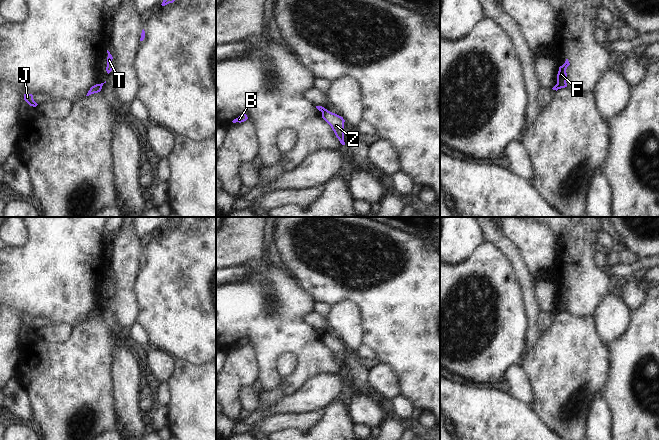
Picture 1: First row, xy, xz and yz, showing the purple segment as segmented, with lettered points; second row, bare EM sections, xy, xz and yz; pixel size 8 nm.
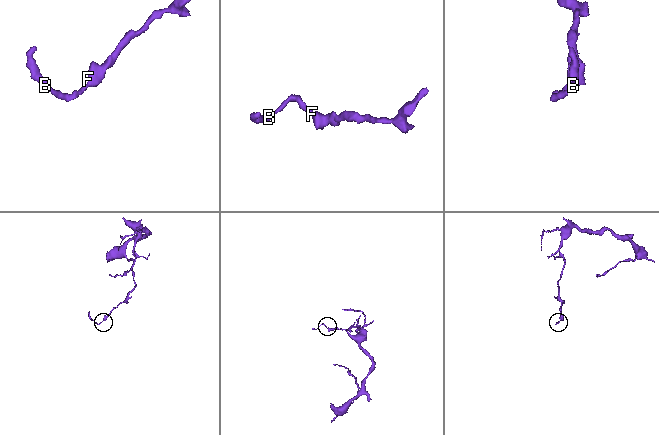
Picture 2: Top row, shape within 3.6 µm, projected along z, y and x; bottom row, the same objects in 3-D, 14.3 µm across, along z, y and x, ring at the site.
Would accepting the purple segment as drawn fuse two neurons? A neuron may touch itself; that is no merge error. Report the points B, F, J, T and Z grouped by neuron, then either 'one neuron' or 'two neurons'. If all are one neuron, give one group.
B J / F T Z; two neurons

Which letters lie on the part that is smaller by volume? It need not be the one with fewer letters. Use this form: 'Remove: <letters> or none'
Remove: B, J

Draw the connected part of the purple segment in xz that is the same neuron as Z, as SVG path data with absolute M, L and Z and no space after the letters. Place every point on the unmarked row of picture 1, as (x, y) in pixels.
M324 333L322 335L322 342L331 350L336 361L339 363L342 369L345 369L344 366L344 346L343 341Z

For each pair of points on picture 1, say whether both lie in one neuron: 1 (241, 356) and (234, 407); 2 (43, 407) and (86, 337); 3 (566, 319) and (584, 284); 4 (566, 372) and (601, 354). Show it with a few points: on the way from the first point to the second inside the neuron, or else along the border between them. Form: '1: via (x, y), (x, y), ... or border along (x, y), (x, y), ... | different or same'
1: via (240, 369), (232, 377), (232, 394) | same
2: via (60, 390), (76, 374), (86, 354) | same
3: border along (566, 311), (578, 316), (592, 316) | different
4: via (575, 363), (592, 355) | same

